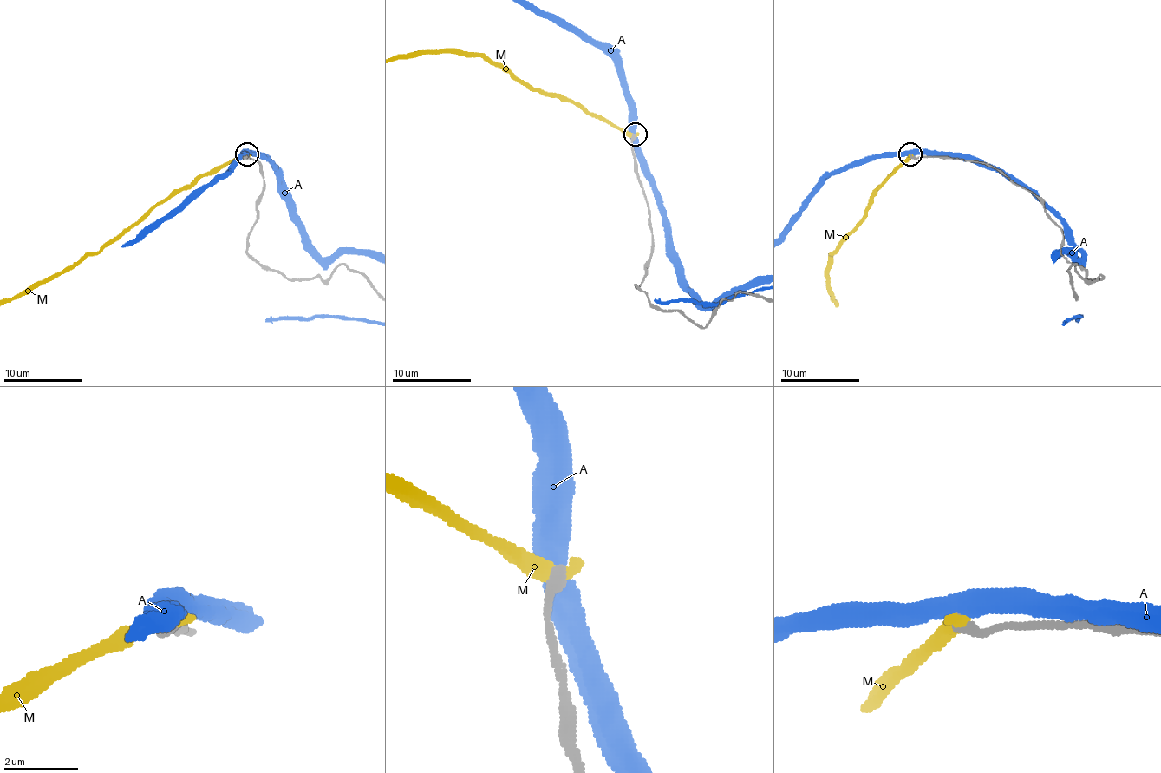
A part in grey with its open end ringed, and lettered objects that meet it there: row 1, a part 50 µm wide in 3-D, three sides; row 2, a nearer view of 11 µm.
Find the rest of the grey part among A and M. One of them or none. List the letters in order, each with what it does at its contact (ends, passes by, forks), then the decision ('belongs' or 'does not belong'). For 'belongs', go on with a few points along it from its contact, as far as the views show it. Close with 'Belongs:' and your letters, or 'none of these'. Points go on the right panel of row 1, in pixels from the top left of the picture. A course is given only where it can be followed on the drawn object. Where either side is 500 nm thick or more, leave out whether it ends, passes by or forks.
A: does not belong
M: it ends | does not belong
Belongs: none of these

